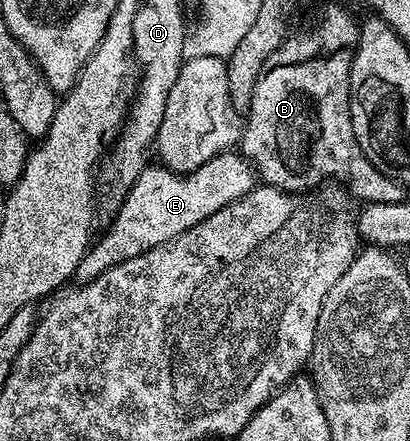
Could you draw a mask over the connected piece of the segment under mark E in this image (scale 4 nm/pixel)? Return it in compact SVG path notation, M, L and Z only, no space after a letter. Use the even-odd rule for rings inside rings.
M235 150L223 151L187 175L178 175L163 165L155 166L145 166L120 208L111 216L108 232L101 239L99 236L94 246L84 254L74 276L77 284L89 283L122 261L130 261L132 257L172 242L182 233L194 229L194 225L218 213L218 209L246 197L258 183L251 163Z

